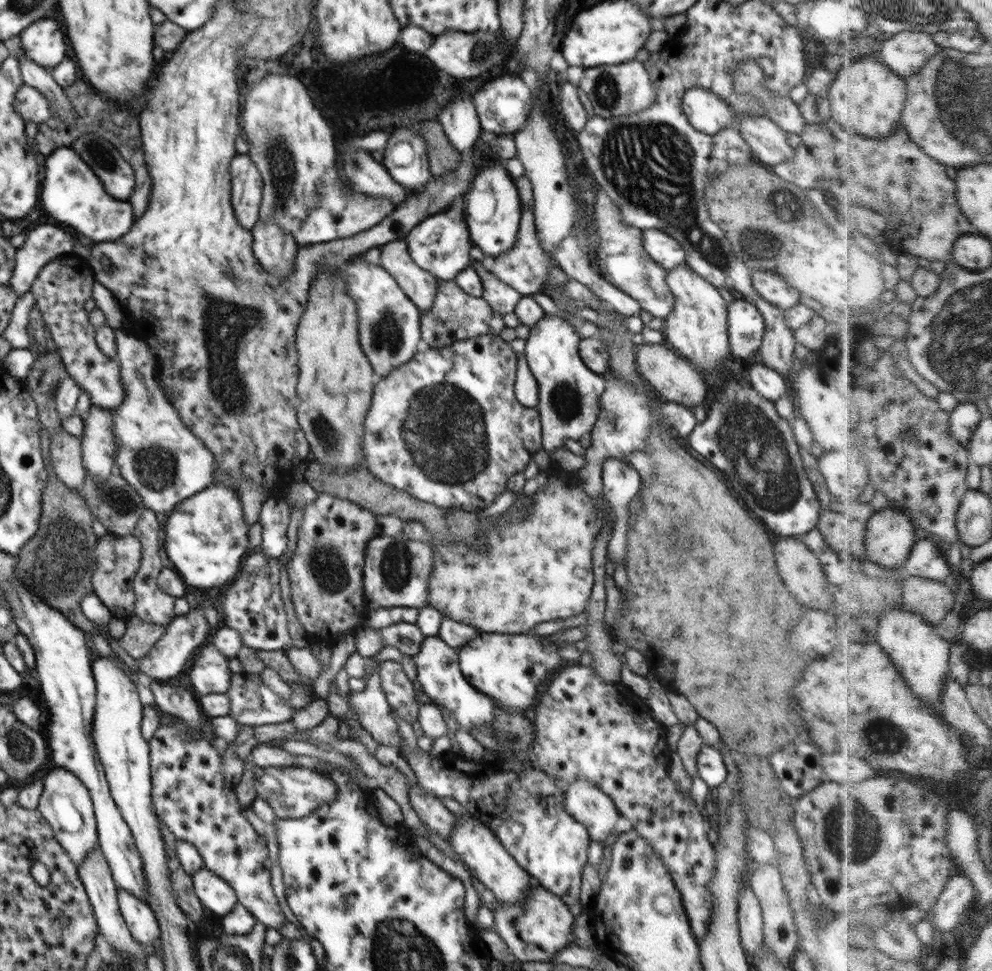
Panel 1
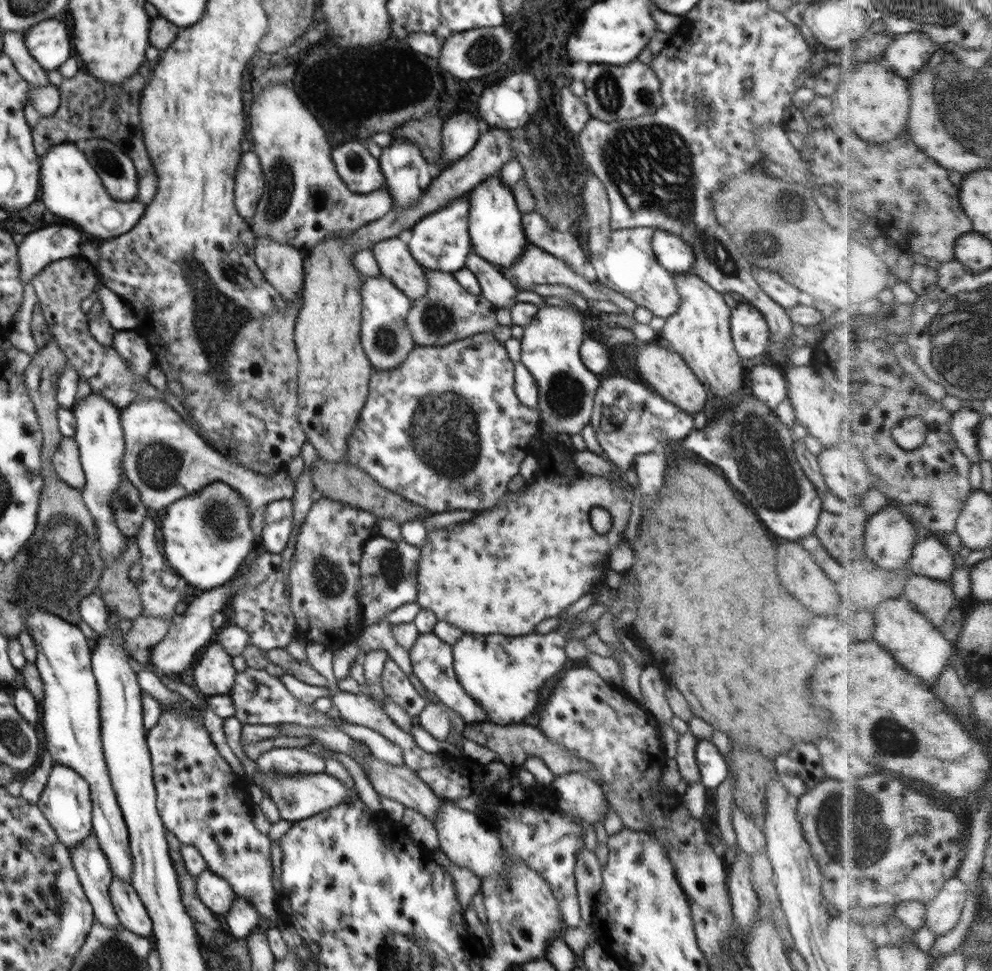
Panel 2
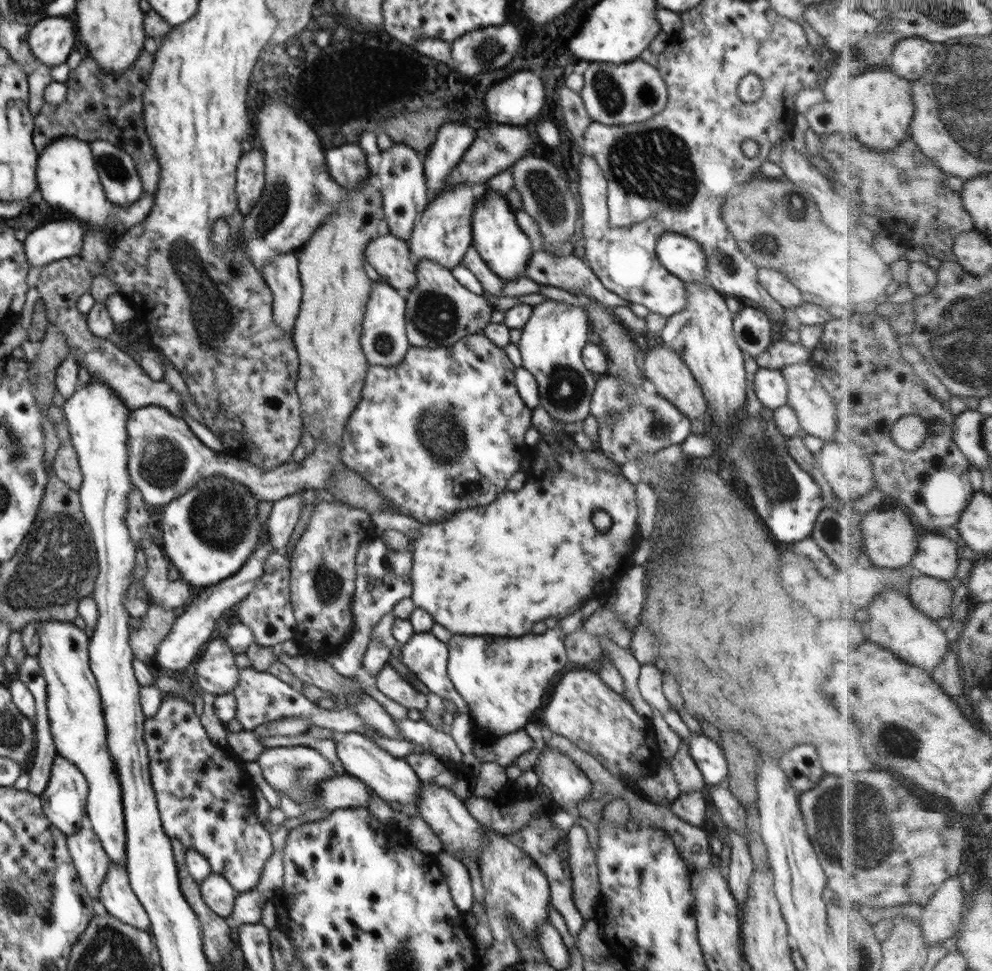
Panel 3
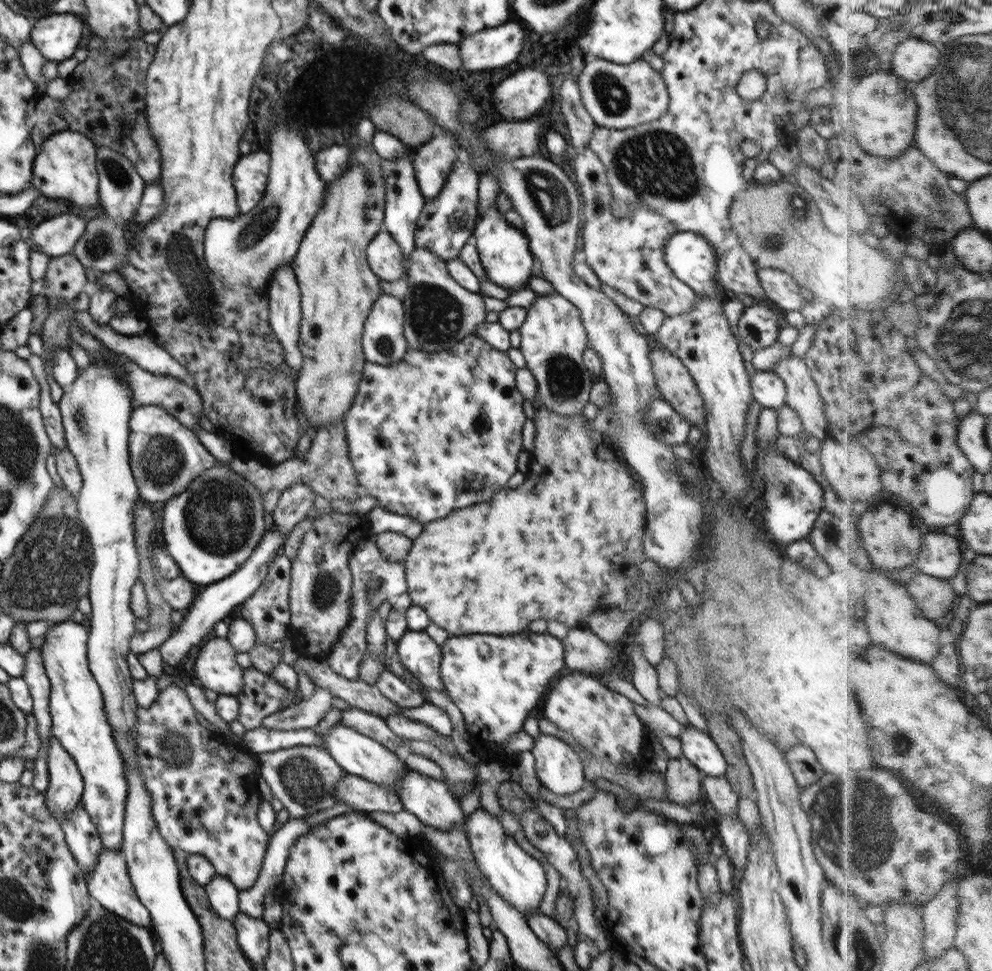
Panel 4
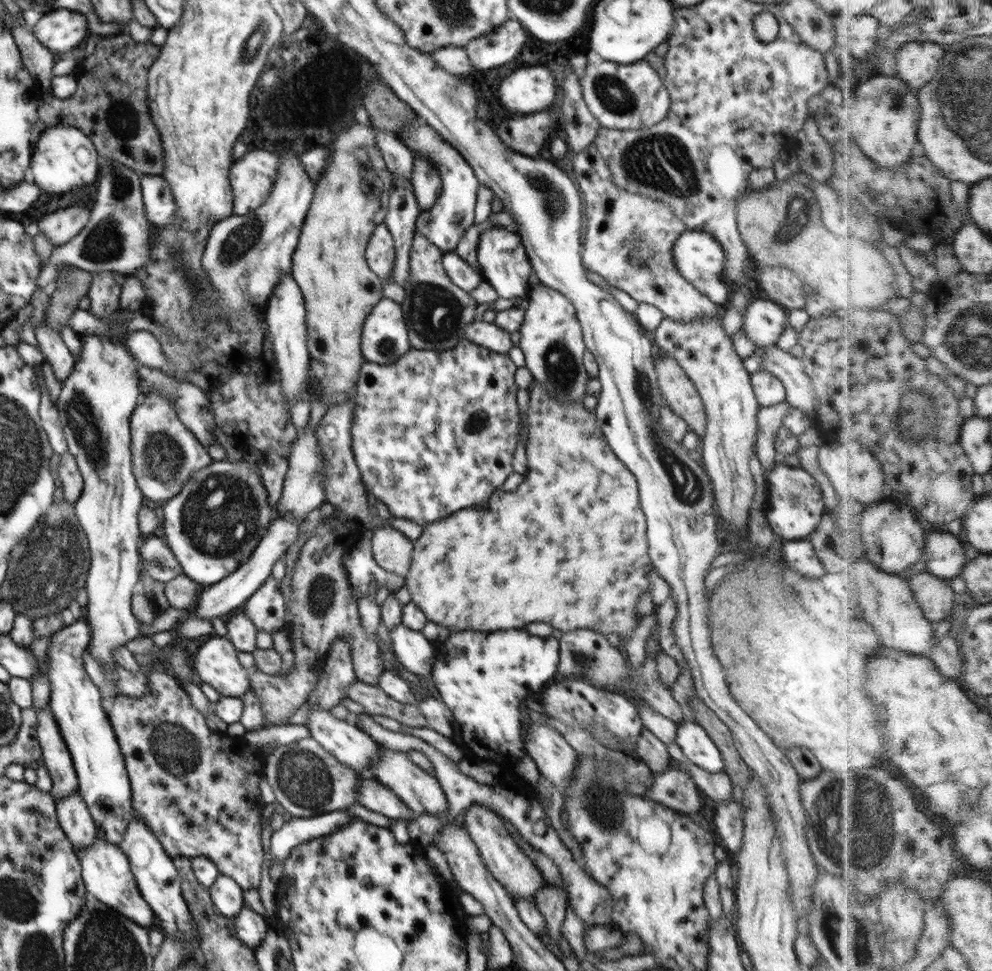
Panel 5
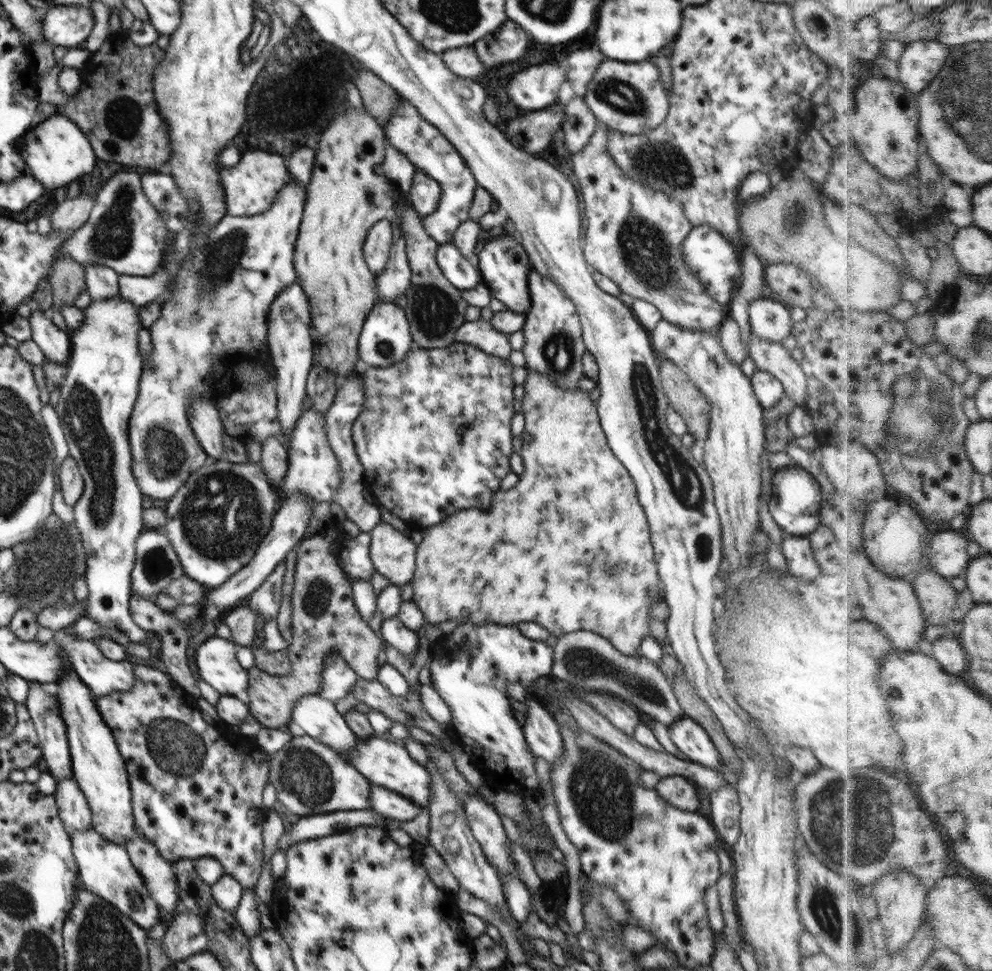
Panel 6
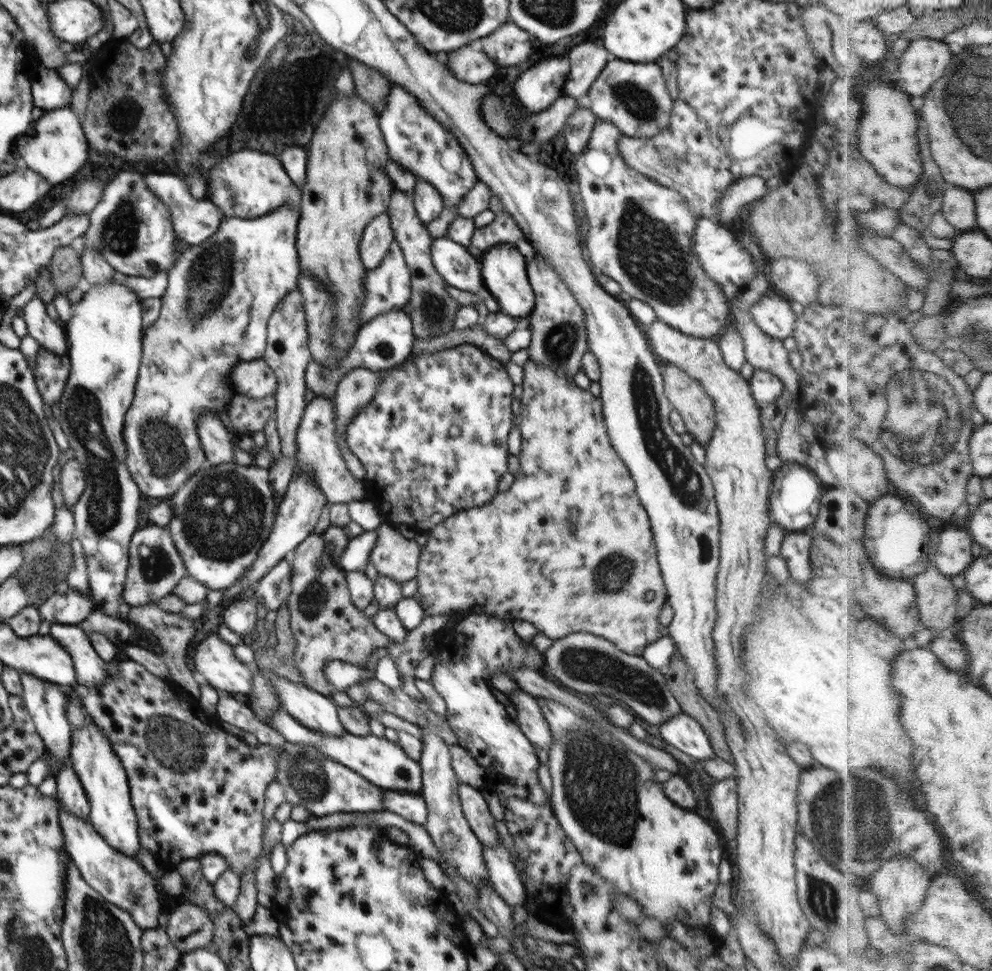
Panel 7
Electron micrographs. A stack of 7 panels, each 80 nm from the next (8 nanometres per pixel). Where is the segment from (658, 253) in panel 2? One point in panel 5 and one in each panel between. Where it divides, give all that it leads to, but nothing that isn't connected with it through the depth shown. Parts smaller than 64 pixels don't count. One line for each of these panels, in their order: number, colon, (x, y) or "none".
3: (682, 256)
4: (690, 257)
5: (698, 256)

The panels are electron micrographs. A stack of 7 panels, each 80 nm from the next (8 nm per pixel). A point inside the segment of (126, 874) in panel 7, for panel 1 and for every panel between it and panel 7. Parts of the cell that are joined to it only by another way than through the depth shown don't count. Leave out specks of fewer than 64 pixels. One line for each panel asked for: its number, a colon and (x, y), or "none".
1: (140, 919)
2: (133, 915)
3: (116, 895)
4: (109, 884)
5: (105, 869)
6: (105, 868)

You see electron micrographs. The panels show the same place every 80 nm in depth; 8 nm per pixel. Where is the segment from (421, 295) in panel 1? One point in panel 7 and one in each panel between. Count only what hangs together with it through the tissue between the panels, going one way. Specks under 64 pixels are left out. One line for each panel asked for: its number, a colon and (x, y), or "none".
2: (393, 256)
3: (390, 256)
4: (386, 259)
5: (380, 253)
6: (376, 250)
7: (377, 237)

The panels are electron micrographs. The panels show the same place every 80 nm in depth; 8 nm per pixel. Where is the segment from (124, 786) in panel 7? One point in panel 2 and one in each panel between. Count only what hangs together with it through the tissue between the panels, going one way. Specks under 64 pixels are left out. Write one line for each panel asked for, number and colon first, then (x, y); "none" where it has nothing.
2: (71, 720)
3: (76, 722)
4: (78, 719)
5: (75, 702)
6: (98, 768)

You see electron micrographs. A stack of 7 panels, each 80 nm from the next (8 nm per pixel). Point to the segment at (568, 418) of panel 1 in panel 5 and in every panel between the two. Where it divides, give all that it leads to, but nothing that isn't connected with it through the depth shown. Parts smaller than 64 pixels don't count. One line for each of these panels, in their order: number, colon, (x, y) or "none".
2: (550, 344)
3: (551, 341)
4: (553, 337)
5: (552, 342)

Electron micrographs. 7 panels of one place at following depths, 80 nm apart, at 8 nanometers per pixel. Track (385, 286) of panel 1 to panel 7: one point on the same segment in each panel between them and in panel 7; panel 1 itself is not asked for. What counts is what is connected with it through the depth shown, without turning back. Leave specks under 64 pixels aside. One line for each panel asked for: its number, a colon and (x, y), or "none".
2: (386, 338)
3: (384, 340)
4: (384, 342)
5: (385, 338)
6: (385, 338)
7: (387, 340)

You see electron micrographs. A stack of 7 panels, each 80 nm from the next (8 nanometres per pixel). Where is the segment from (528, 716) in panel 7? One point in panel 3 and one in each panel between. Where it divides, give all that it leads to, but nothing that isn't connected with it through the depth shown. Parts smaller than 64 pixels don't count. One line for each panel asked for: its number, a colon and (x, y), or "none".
3: (569, 786)
4: (558, 767)
5: (555, 759)
6: (542, 733)

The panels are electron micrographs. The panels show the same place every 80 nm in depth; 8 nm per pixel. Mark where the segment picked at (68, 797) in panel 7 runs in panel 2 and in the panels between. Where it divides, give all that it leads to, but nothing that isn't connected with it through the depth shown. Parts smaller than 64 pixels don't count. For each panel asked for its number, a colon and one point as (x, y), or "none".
2: (94, 872)
3: (92, 863)
4: (81, 835)
5: (75, 820)
6: (74, 811)

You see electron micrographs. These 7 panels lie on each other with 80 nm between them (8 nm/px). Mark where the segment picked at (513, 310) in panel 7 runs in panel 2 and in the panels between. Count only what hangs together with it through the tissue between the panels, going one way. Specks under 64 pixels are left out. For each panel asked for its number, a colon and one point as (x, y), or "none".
2: (496, 231)
3: (506, 250)
4: (504, 251)
5: (503, 263)
6: (503, 263)

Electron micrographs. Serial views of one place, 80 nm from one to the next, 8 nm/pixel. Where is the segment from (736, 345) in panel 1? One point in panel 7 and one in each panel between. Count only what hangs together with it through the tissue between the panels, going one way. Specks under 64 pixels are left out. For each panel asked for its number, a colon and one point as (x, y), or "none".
2: (750, 333)
3: (753, 330)
4: (758, 327)
5: (764, 321)
6: (769, 319)
7: (772, 314)

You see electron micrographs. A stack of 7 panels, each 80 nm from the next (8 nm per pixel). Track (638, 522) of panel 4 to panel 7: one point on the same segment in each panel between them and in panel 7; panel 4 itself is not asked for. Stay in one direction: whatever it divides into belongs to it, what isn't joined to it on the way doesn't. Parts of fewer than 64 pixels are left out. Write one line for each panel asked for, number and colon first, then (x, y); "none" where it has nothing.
5: (576, 517)
6: (509, 563)
7: (564, 523)

